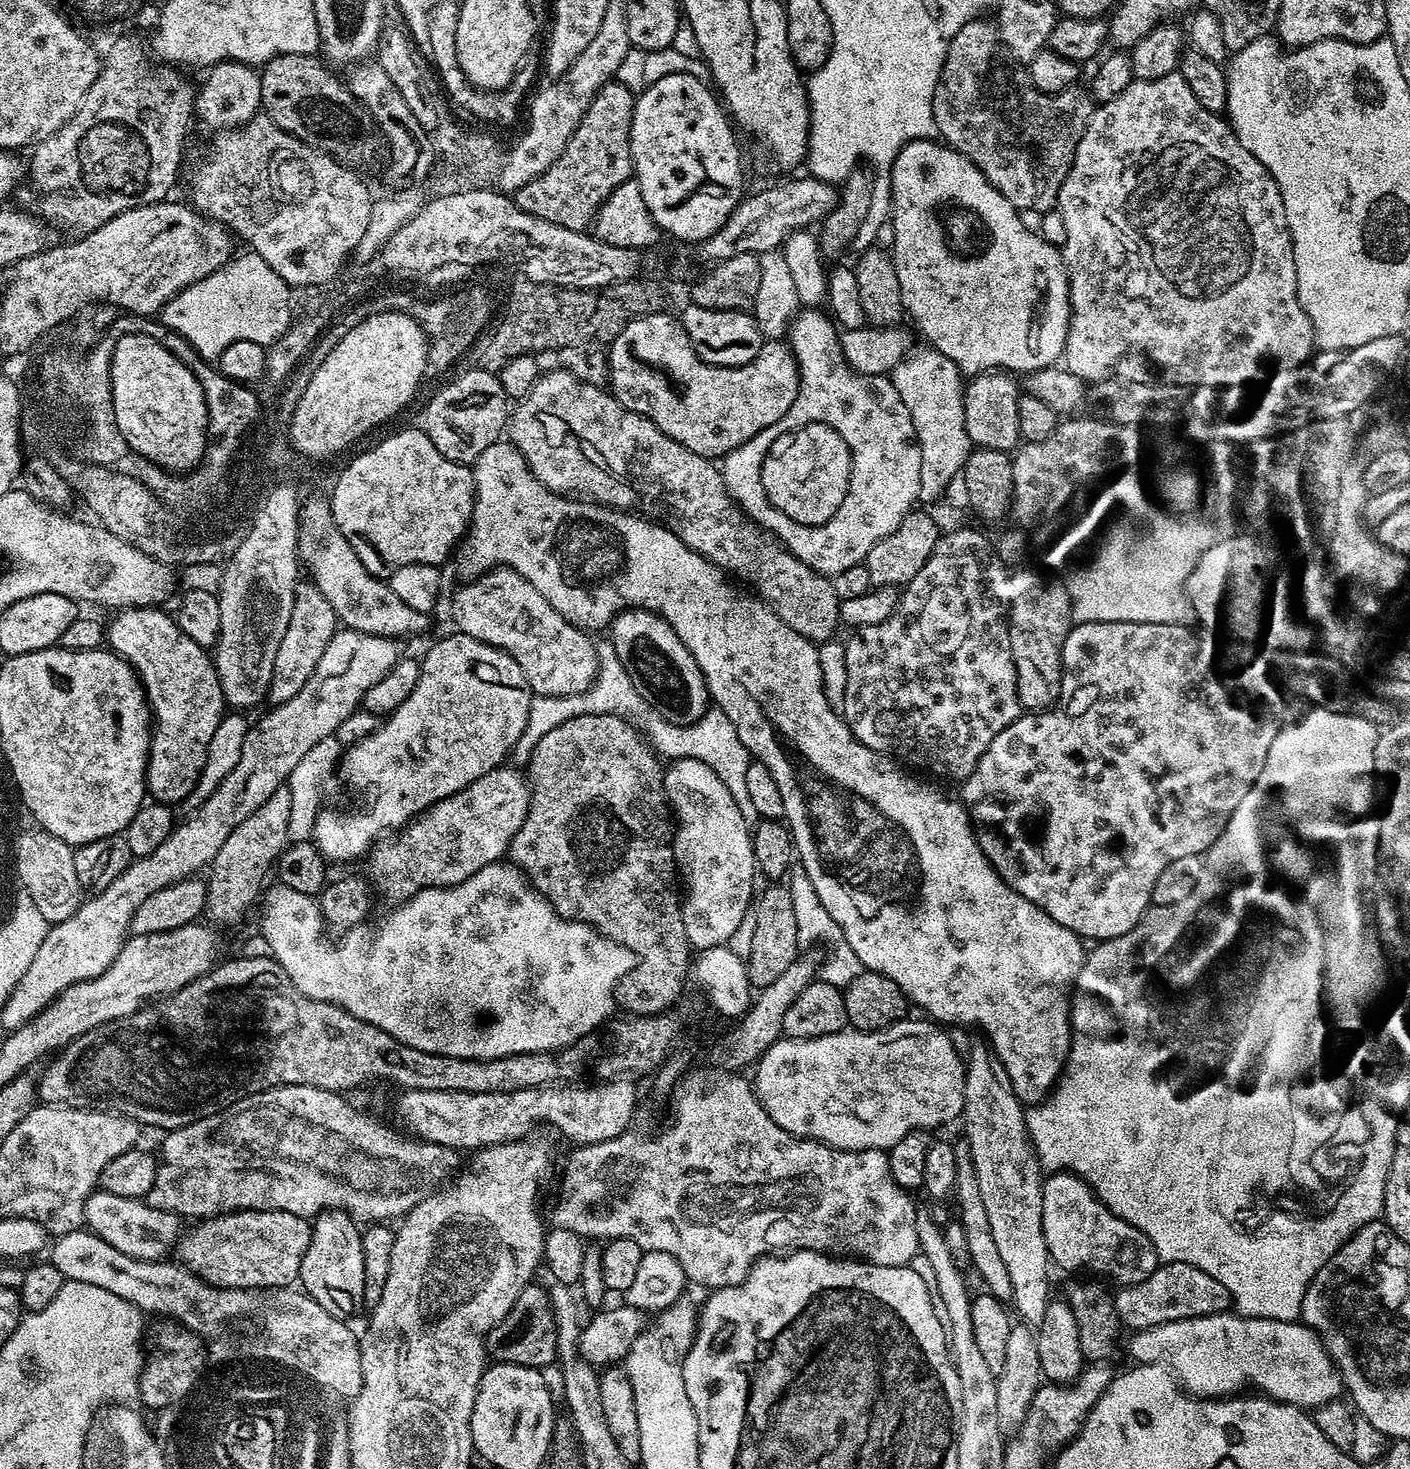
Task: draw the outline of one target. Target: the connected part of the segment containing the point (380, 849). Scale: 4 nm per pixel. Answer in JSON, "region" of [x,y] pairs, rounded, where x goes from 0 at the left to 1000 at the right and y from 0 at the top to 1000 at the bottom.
{"region":[[[355,521],[342,527],[333,535],[325,538],[321,542],[317,542],[298,553],[294,558],[289,559],[280,568],[273,568],[264,575],[260,583],[260,596],[267,608],[270,607],[278,614],[286,614],[295,610],[301,604],[321,604],[323,602],[330,600],[339,592],[352,587],[360,581],[365,568],[370,562],[374,553],[377,538],[374,529],[368,522]]]}

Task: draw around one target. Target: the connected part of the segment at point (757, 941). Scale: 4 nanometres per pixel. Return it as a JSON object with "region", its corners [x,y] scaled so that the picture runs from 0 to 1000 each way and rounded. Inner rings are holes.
{"region":[[[553,600],[545,601],[544,604],[545,605],[540,610],[538,608],[535,613],[533,618],[535,624],[535,639],[533,640],[532,651],[529,654],[531,668],[536,674],[549,669],[569,648],[560,606]]]}

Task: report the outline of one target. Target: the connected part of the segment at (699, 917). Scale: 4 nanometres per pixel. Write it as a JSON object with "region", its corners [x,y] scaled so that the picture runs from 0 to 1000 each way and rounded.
{"region":[[[489,515],[477,517],[474,520],[477,521],[470,523],[471,541],[479,558],[479,555],[482,558],[482,562],[480,560],[478,564],[477,582],[479,583],[480,592],[485,592],[485,590],[488,590],[488,607],[487,604],[484,610],[487,639],[494,647],[516,643],[535,613],[533,598],[537,598],[538,589],[533,578],[535,570],[532,567],[532,562],[527,558],[512,530],[509,530],[504,521]]]}

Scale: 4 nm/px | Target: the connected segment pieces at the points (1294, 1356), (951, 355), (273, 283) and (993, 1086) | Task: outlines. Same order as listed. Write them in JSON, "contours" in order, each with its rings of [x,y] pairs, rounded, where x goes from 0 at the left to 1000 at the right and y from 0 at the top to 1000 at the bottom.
{"contours":[[[[866,894],[865,896],[850,896],[850,897],[841,897],[835,900],[827,900],[824,903],[818,903],[806,906],[800,912],[800,920],[804,923],[806,929],[809,929],[825,929],[832,937],[834,937],[835,943],[840,948],[848,952],[871,952],[874,949],[879,949],[882,944],[886,942],[888,945],[891,945],[891,948],[896,949],[900,953],[906,953],[908,956],[917,956],[923,960],[933,960],[948,952],[951,950],[952,943],[950,941],[950,935],[948,933],[947,929],[945,928],[945,923],[939,918],[939,914],[930,906],[930,904],[922,900],[913,900],[911,899],[896,899],[889,896],[880,896],[879,894]]],[[[661,94],[645,95],[643,99],[636,105],[635,108],[632,110],[631,114],[633,114],[631,149],[634,158],[631,174],[637,187],[637,195],[640,197],[642,213],[645,216],[647,214],[650,225],[659,231],[657,233],[671,244],[675,244],[684,255],[694,255],[706,251],[714,252],[718,255],[726,255],[737,251],[747,250],[755,241],[759,214],[757,184],[752,170],[740,163],[737,158],[729,157],[725,152],[722,142],[696,119],[694,113],[689,112],[682,103],[678,103],[669,97],[665,97]]],[[[178,170],[174,171],[174,172],[171,177],[165,176],[158,182],[150,185],[145,191],[140,191],[134,196],[130,196],[123,204],[118,206],[112,213],[113,220],[121,225],[129,227],[129,230],[135,233],[138,238],[140,238],[140,241],[144,245],[152,246],[157,241],[157,238],[160,238],[160,236],[163,236],[163,233],[177,231],[187,234],[189,230],[187,225],[184,224],[187,221],[187,215],[184,213],[184,207],[190,207],[191,232],[194,233],[198,231],[209,217],[208,210],[204,210],[205,194],[202,193],[200,189],[197,189],[197,187],[194,187],[194,184],[191,184],[191,181],[185,174],[182,174]]],[[[697,707],[695,708],[691,709],[687,713],[687,717],[685,716],[683,773],[691,791],[691,799],[694,799],[699,829],[702,829],[702,840],[705,840],[705,846],[708,848],[711,859],[713,859],[713,865],[716,867],[717,890],[719,893],[721,890],[720,895],[734,905],[738,903],[739,894],[742,894],[745,884],[745,856],[739,837],[739,796],[732,782],[732,777],[729,775],[725,750],[718,741],[709,721]]]]}

